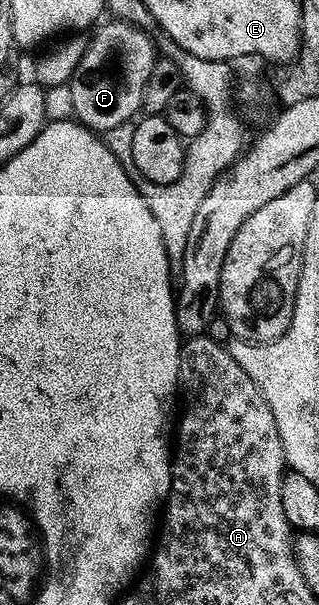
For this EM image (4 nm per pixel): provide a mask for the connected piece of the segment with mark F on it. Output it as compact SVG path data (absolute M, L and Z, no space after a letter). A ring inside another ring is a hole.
M103 21L93 31L95 34L89 36L83 58L68 83L70 106L74 109L73 117L95 132L105 132L127 125L142 110L144 92L148 88L148 80L152 76L156 61L156 42L147 31L129 22L109 21Z

